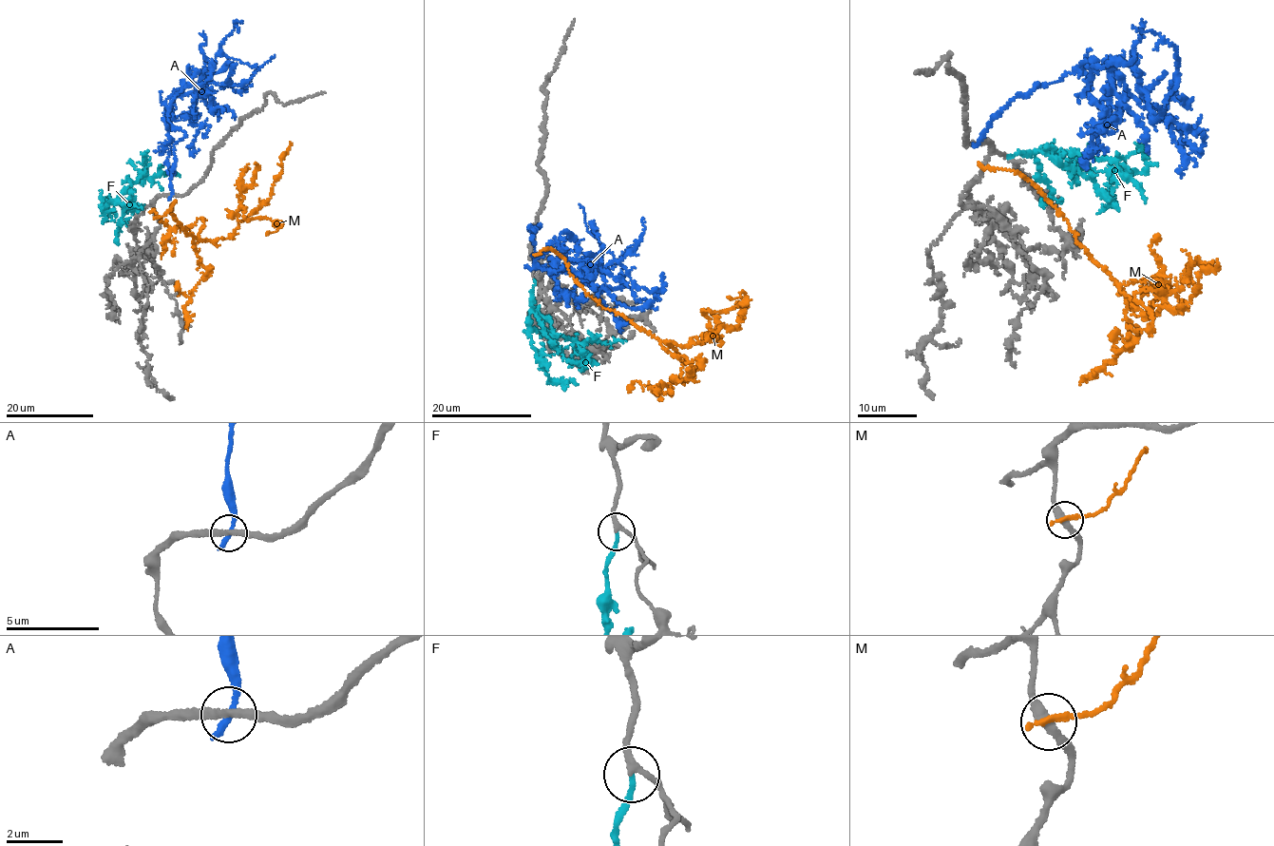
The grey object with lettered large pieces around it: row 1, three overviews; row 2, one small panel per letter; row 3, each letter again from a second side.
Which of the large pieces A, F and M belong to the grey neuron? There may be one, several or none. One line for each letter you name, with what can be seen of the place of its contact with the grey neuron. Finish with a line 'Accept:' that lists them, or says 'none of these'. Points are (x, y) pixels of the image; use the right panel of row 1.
F: contact (1008, 156)
Accept: F

